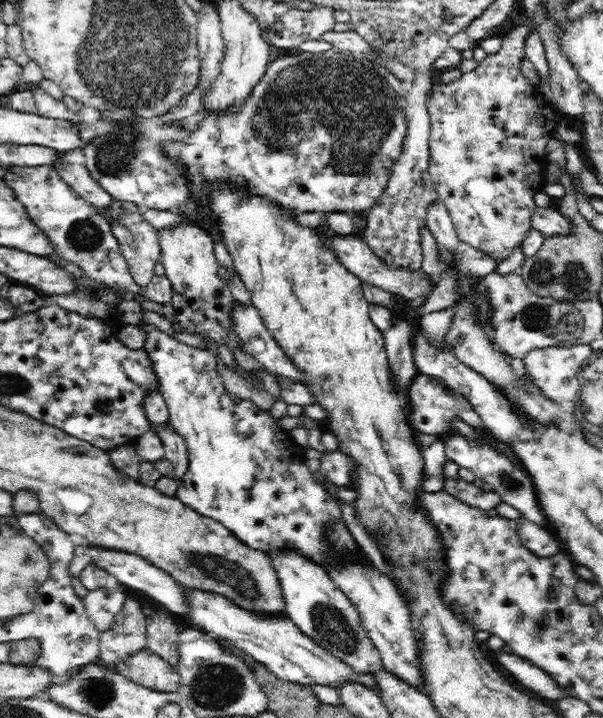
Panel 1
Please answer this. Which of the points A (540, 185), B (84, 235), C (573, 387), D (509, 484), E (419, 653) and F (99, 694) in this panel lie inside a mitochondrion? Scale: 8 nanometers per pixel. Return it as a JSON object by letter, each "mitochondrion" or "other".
{"A":"other","B":"mitochondrion","C":"mitochondrion","D":"mitochondrion","E":"other","F":"mitochondrion"}

